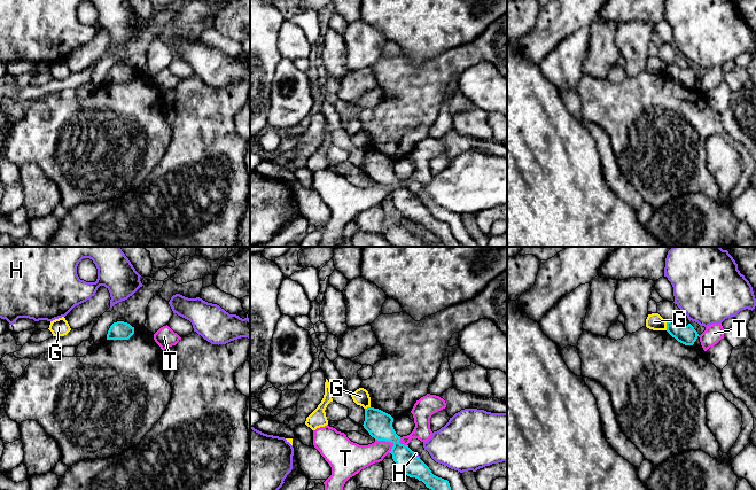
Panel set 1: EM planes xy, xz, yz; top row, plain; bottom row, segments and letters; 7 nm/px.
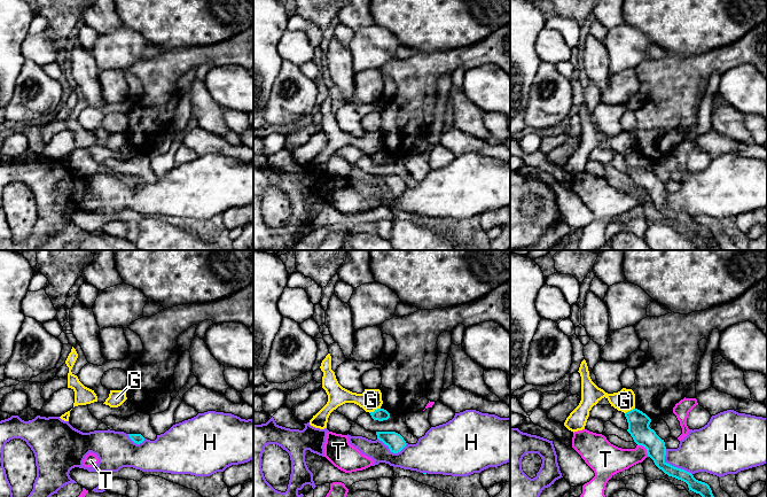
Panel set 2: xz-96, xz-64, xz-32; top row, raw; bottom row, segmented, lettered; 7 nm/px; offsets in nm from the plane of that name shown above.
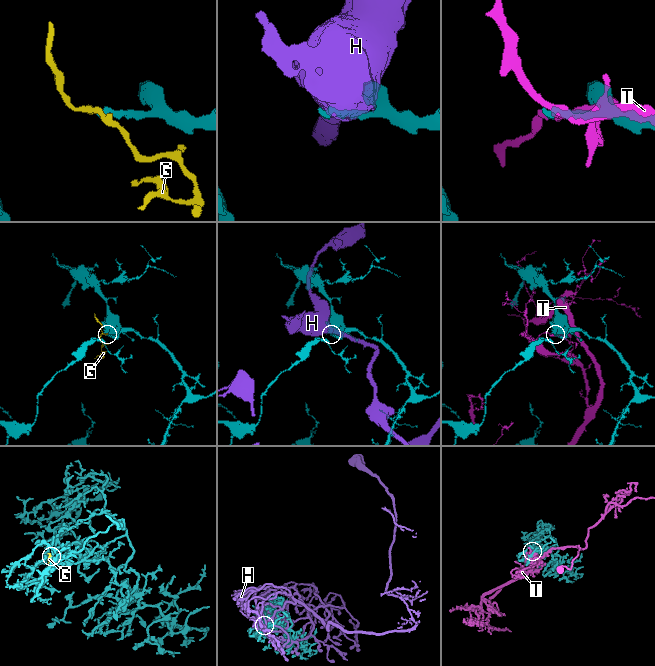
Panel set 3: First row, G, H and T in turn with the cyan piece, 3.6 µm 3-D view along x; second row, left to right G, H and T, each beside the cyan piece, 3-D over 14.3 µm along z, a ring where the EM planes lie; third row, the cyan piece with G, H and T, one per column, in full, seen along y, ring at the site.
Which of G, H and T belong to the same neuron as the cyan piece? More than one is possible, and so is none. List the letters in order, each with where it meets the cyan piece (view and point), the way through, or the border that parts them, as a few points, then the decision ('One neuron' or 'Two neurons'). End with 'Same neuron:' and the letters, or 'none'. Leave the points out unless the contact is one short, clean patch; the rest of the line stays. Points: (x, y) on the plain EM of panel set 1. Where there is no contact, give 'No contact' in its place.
G: Touches cyan at yz (667, 69). Boundary: yz (668, 64), (665, 72). Two neurons
H: Touches cyan at xz (414, 197). Boundary: xz (412, 194), (419, 201). Two neurons
T: Touches cyan at xz (388, 184). Two neurons
Same neuron: none

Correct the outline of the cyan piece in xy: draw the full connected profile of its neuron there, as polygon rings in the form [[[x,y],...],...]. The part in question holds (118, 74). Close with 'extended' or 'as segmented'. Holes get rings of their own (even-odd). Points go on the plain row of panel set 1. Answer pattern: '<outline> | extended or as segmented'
[[[124,64],[114,65],[107,77],[107,83],[128,83],[134,77],[134,70]]] | as segmented

